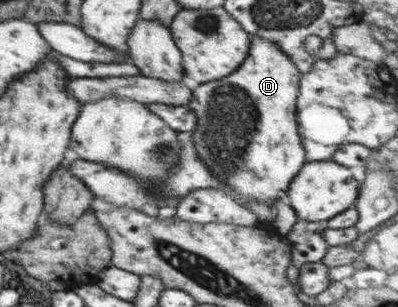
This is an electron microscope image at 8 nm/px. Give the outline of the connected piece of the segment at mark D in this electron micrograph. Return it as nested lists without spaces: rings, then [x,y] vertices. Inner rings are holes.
[[[250,36],[249,56],[245,62],[225,78],[193,85],[193,99],[187,103],[187,108],[195,112],[196,126],[192,130],[193,144],[207,166],[207,170],[239,194],[238,204],[257,202],[257,204],[275,205],[277,199],[287,195],[287,188],[297,172],[307,162],[305,147],[298,131],[296,120],[296,104],[299,94],[301,73],[297,66],[277,48],[273,42]]]

